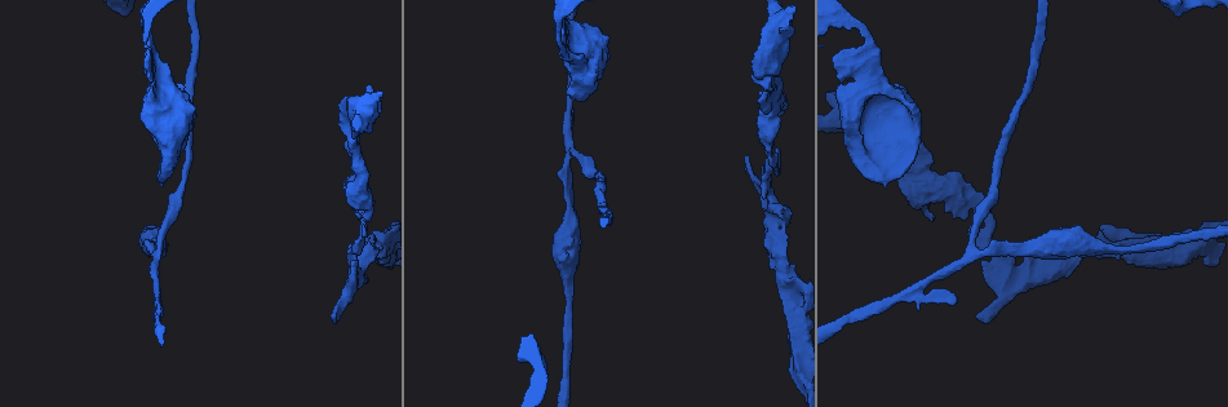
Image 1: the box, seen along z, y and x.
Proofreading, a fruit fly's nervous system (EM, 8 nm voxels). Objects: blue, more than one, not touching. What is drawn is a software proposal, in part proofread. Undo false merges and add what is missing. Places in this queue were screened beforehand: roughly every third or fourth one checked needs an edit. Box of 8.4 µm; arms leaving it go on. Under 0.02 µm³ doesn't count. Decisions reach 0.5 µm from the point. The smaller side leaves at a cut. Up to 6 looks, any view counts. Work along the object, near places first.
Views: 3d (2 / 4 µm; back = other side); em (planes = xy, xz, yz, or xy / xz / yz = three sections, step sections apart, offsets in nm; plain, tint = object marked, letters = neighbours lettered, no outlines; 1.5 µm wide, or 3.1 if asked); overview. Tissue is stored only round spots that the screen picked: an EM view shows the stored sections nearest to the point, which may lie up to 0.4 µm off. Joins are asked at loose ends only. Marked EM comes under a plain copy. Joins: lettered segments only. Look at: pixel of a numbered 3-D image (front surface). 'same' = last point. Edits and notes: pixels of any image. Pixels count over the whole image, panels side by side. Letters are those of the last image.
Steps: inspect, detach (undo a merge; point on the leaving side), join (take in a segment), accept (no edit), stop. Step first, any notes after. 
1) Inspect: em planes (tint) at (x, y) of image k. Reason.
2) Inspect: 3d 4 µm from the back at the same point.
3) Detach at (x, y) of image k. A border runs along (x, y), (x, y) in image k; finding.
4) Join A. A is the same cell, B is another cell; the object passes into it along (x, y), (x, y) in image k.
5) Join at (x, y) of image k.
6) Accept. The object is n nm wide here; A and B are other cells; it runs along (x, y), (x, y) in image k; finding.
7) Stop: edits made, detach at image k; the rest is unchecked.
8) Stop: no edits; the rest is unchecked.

Inspect: em yz step 4 (tint) at (748, 160) of image 1. Free end.

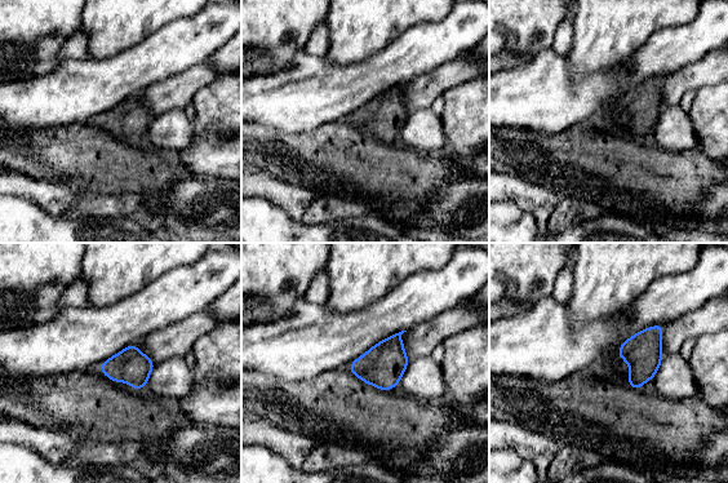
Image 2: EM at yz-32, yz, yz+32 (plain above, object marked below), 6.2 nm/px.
Inspect: em planes (letters) at the same point. Another direction.

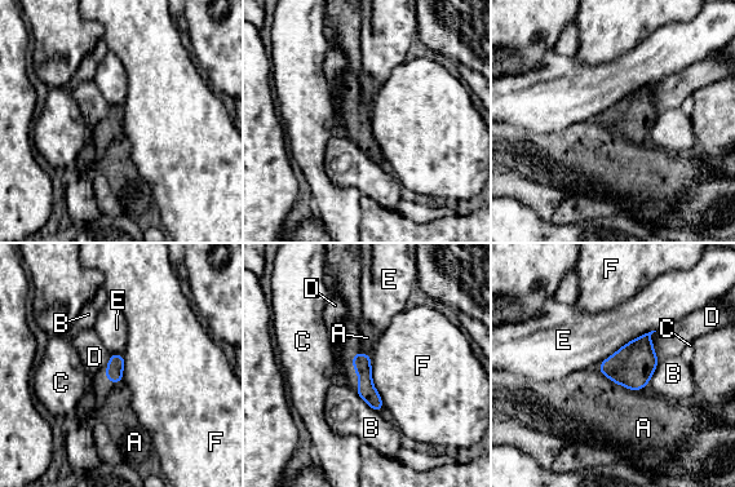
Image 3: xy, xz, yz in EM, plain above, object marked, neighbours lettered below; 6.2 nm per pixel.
Accept. The longest contact is with E, 440 nm; A, B, C, D, E and F are other cells; a border runs along (370, 355), (371, 381), (384, 406) in image 3; no lettered segment goes on from it.

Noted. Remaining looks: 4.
Inspect: em planes (letters) at (369, 251) of image 1. An open end.

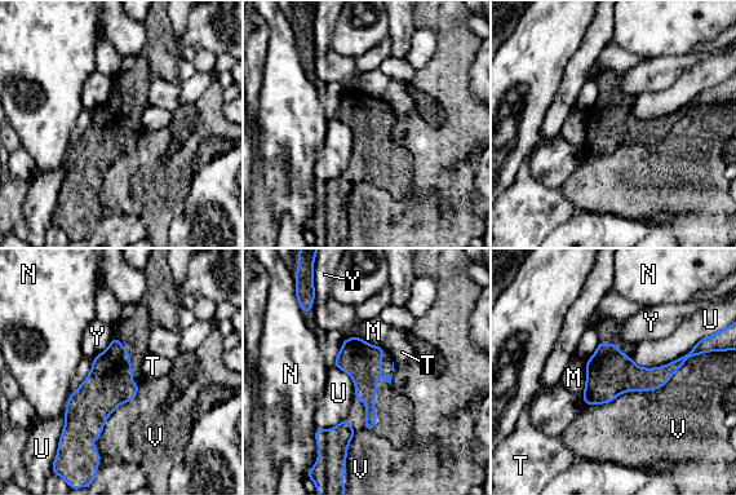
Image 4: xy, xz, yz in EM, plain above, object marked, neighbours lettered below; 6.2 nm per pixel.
Accept. M, N, T, U, V and Y are other cells; a border runs along (700, 339), (656, 367), (630, 358) in image 4; none of them fits.

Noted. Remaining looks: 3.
Inspect: em planes (letters) at (767, 108) of image 1. Free end.

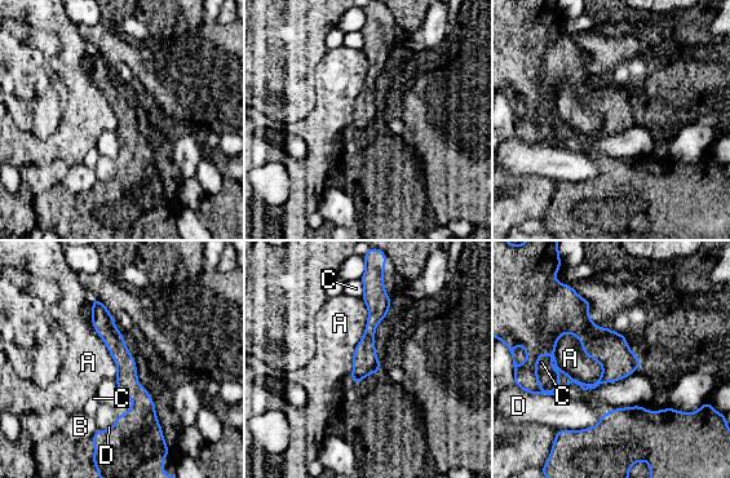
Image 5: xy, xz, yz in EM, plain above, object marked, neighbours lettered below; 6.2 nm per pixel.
Accept. The object is 140 nm wide here; A, B, C and D are other cells; it runs along (94, 302), (138, 394), (116, 441) in image 5; none of them fits.

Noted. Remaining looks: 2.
Stop: no edits; the rest is unchecked.

